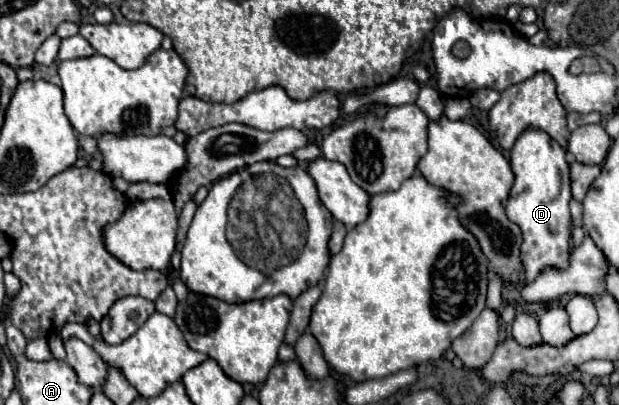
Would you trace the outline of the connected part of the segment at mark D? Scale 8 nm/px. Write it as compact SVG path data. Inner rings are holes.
M526 129L512 147L510 165L516 179L506 205L506 215L522 229L522 263L526 271L524 281L532 281L532 277L536 277L536 273L548 265L568 265L571 228L568 201L572 195L567 164L566 150L556 141L550 145L550 137L542 129Z

